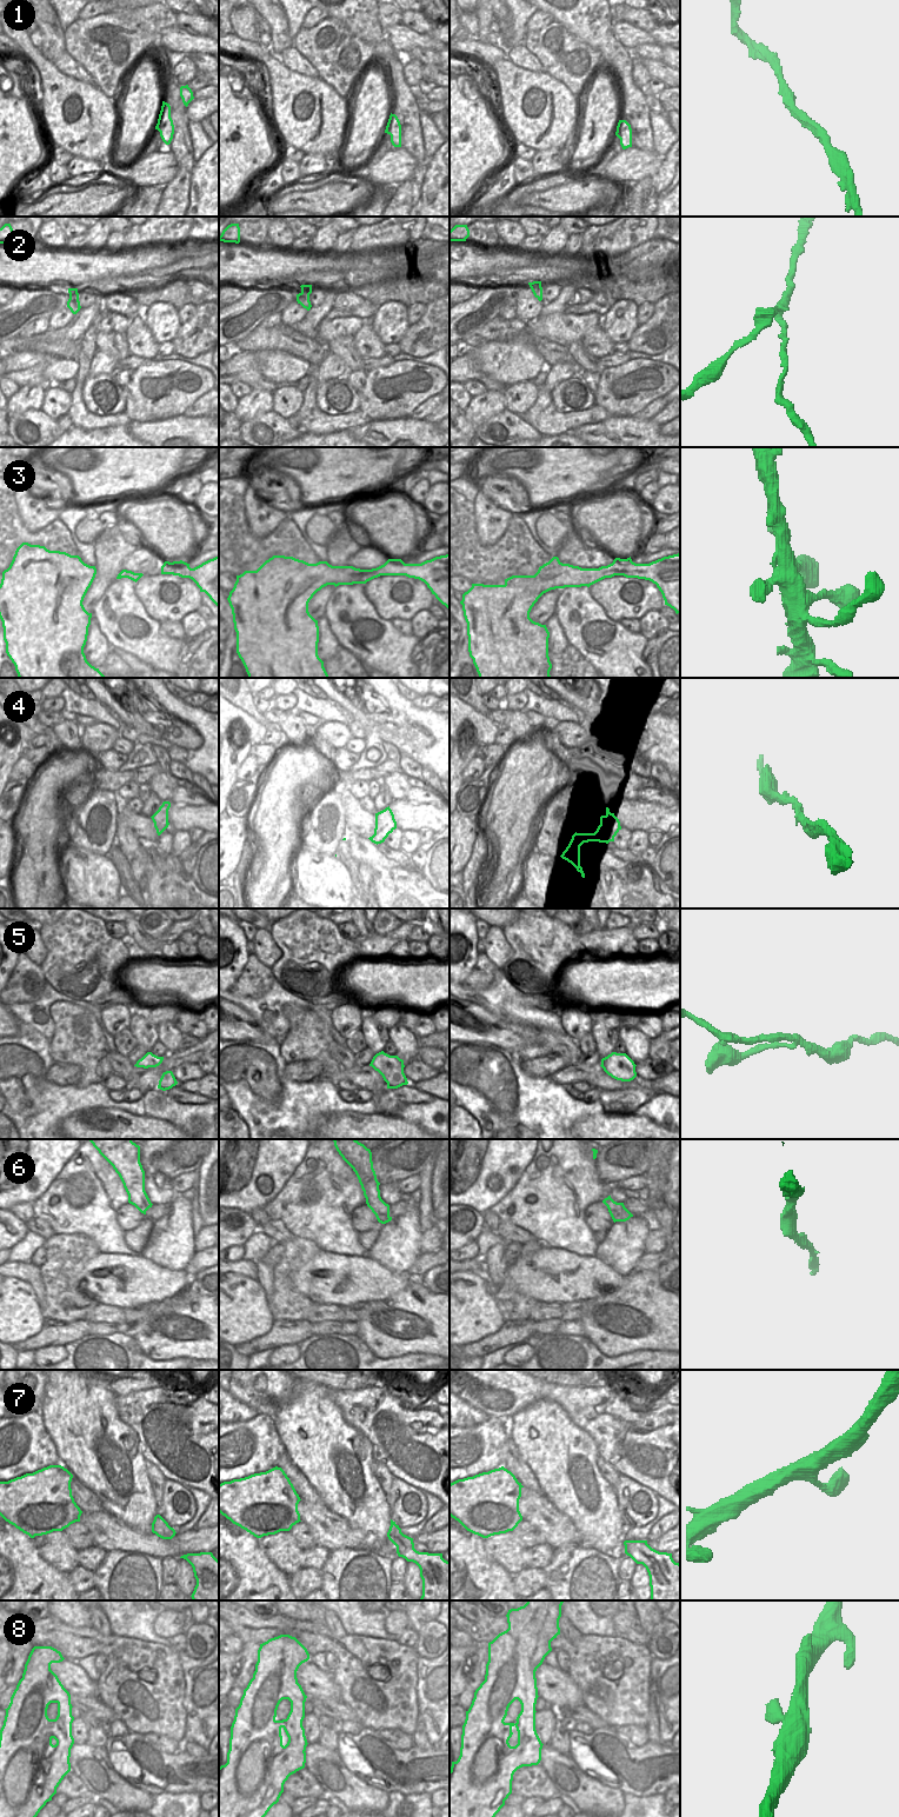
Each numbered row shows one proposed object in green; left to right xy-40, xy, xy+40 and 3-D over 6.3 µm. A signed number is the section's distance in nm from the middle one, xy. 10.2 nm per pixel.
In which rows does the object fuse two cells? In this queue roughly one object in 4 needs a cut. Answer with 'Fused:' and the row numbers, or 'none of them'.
Fused: none of them

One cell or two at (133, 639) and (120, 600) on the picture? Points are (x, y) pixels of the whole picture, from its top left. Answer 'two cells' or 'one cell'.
one cell

